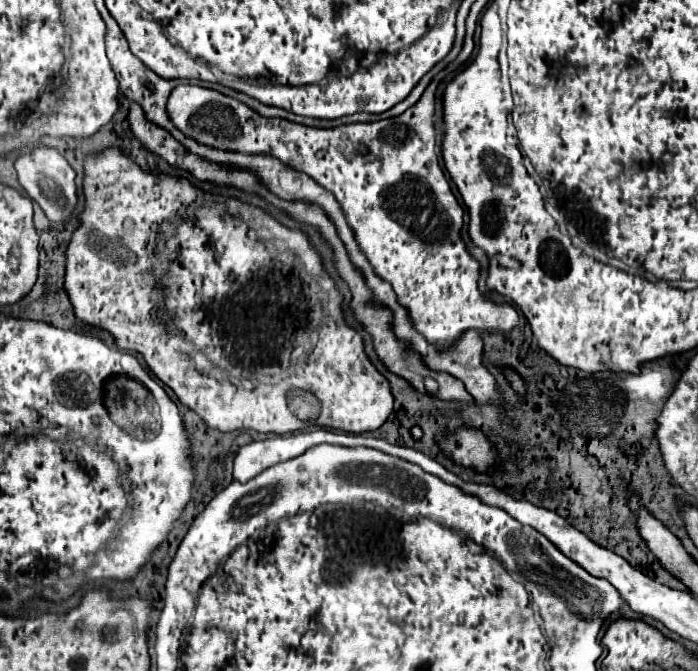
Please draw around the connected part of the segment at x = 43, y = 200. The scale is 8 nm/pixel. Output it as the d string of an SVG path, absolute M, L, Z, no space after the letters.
M37 145L35 149L31 149L29 153L19 155L15 161L15 171L19 177L21 187L27 191L27 195L39 203L39 207L45 211L45 215L51 221L59 221L63 223L71 211L75 209L77 203L77 187L75 187L75 171L71 169L71 165L63 159L63 155L55 149L55 147L47 147L47 145Z

